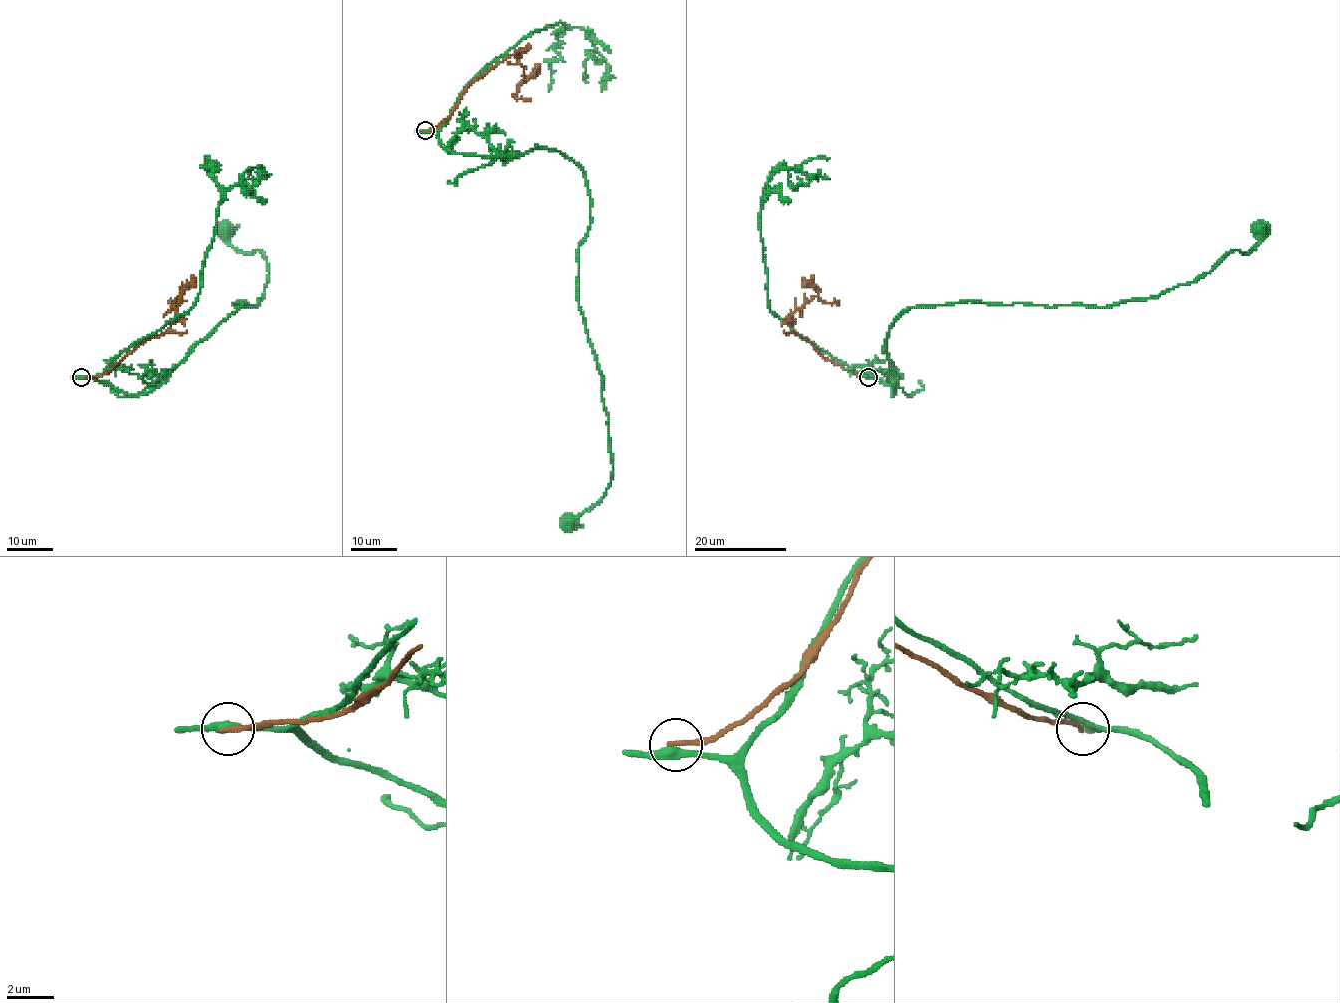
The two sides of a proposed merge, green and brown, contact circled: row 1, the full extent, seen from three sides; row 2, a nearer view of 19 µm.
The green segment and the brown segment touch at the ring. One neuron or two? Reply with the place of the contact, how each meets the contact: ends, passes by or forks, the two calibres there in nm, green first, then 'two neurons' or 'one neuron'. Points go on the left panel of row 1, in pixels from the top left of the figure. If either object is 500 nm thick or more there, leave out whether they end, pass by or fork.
place (81, 377); green passes by; brown ends; calibres 360 and 220 nm; two neurons

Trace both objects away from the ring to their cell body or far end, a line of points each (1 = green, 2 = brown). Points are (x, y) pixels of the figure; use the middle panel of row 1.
1: (425, 131), (474, 155), (550, 148), (582, 170), (590, 223), (577, 294), (612, 467), (603, 497), (566, 524)
2: (425, 130), (435, 129), (446, 118), (467, 87), (516, 52), (524, 69), (517, 96), (531, 99)

